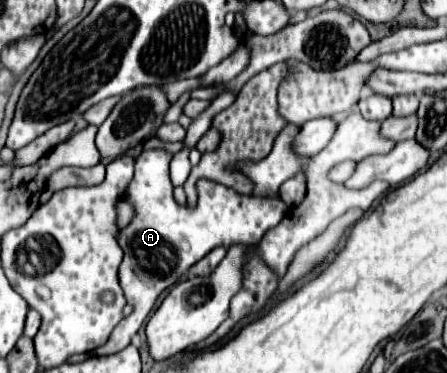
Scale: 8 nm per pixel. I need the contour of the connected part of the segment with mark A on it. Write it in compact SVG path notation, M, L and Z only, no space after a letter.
M165 149L143 151L135 161L135 177L127 189L127 201L135 207L135 219L119 233L119 245L125 253L119 267L119 281L133 313L125 317L111 333L109 341L95 349L95 355L119 353L131 343L131 337L139 331L147 315L151 313L157 297L179 281L179 277L203 259L215 247L231 245L255 245L267 233L267 229L279 225L289 207L279 197L253 197L241 195L221 183L200 179L197 207L181 207L173 199L173 185L169 181L171 153Z

